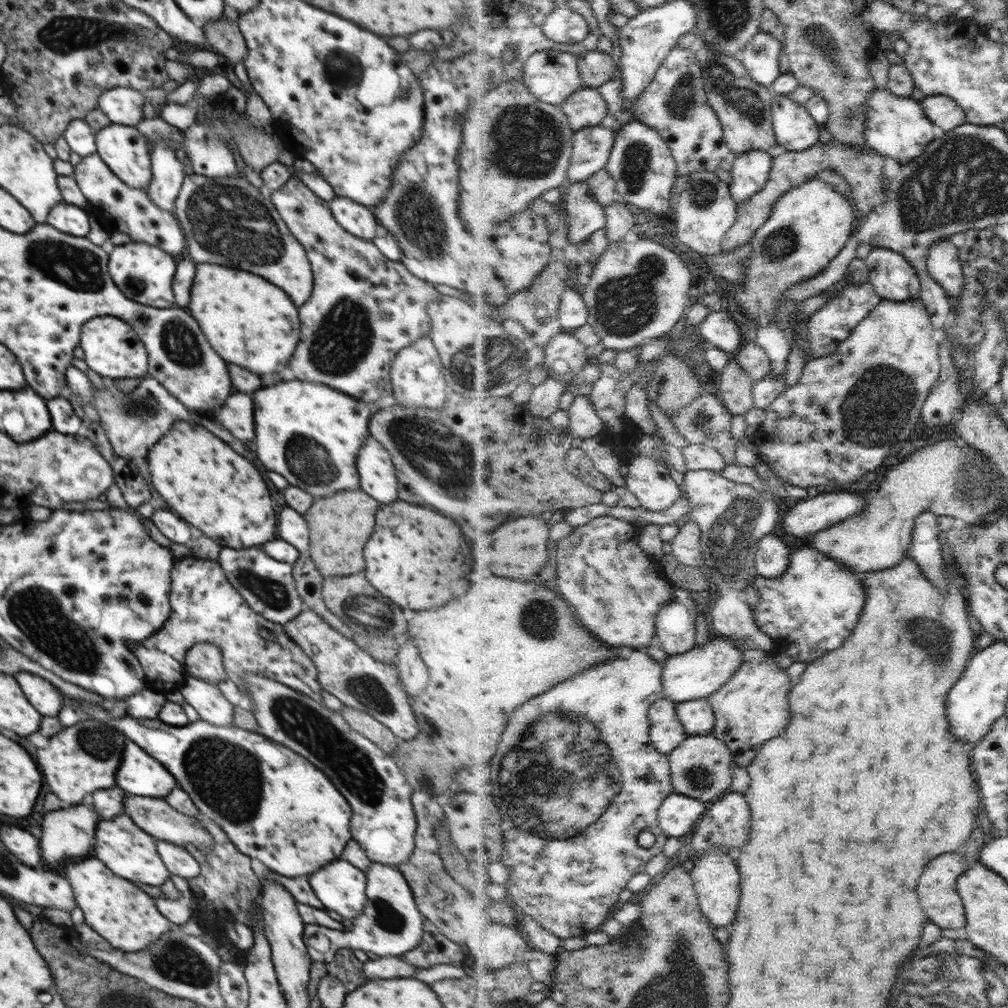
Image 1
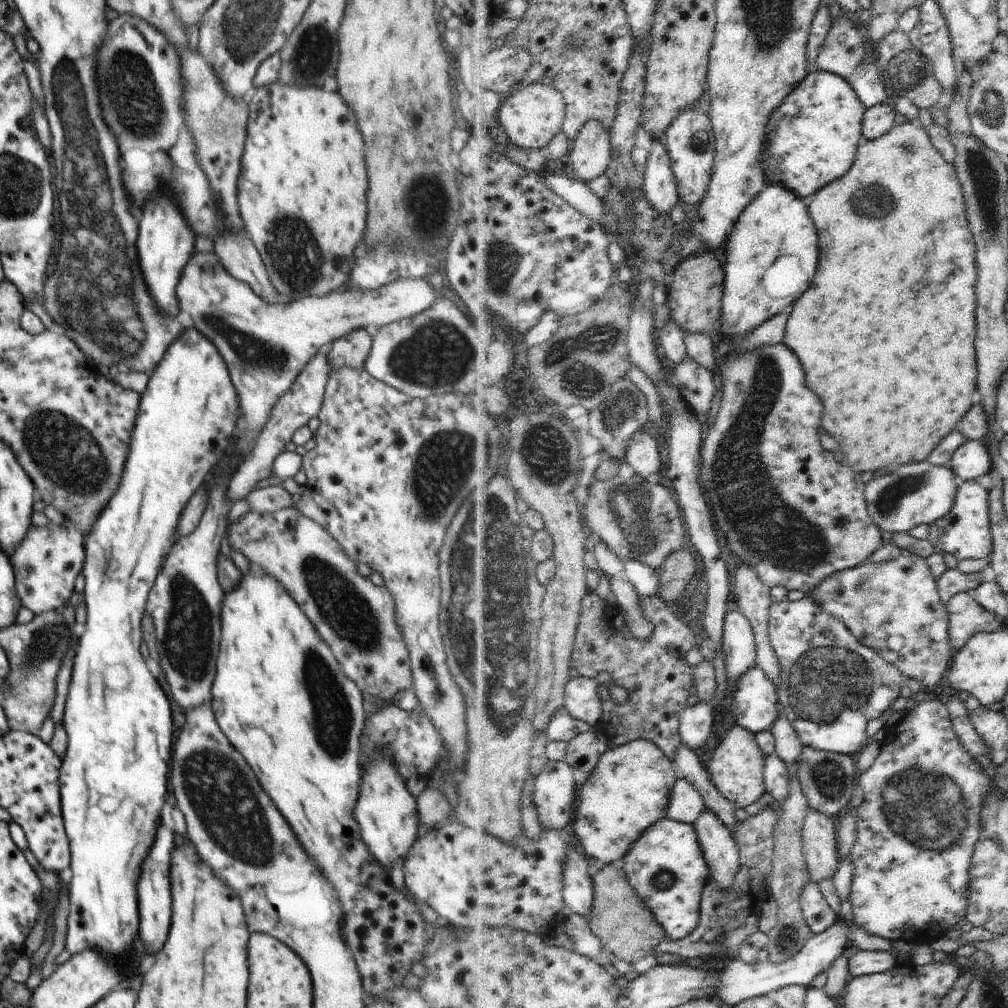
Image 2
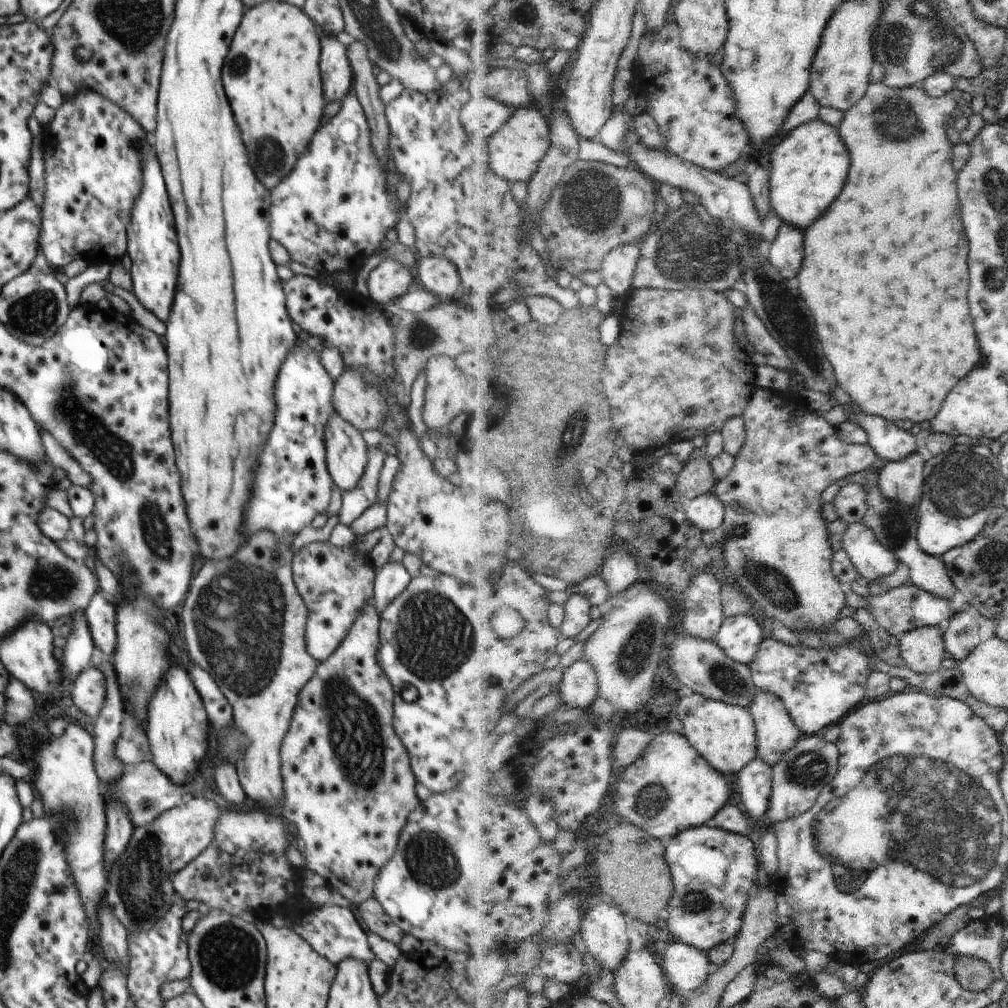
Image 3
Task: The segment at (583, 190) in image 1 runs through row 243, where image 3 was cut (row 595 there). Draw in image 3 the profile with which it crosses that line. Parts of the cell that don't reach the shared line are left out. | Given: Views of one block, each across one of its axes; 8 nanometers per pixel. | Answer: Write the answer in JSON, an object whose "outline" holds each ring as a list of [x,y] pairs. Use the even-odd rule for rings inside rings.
{"outline":[[[576,593],[566,603],[567,617],[562,626],[563,638],[576,638],[578,634],[582,634],[592,621],[595,614],[592,612],[593,604],[589,598]]]}

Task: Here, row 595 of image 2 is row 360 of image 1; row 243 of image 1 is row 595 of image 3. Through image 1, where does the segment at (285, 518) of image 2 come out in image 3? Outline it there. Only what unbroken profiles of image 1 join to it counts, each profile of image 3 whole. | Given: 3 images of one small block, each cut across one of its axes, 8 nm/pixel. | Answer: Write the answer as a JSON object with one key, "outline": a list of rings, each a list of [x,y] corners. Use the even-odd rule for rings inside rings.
{"outline":[[[314,541],[303,546],[292,560],[292,574],[298,594],[308,610],[306,650],[318,663],[330,658],[342,644],[358,612],[373,602],[375,569],[368,559],[352,545],[342,547],[329,541]]]}

